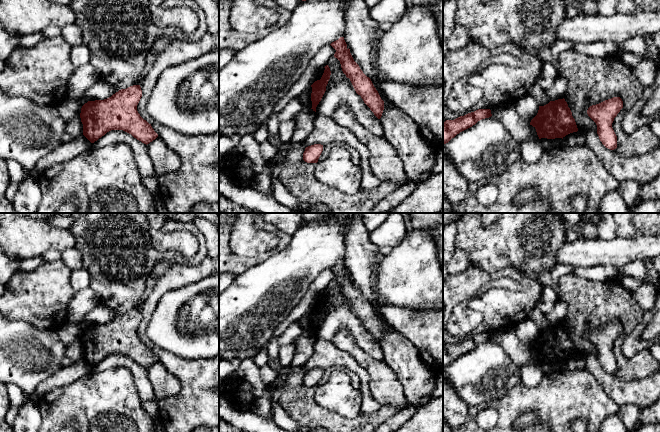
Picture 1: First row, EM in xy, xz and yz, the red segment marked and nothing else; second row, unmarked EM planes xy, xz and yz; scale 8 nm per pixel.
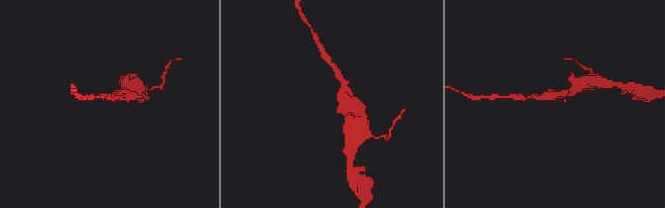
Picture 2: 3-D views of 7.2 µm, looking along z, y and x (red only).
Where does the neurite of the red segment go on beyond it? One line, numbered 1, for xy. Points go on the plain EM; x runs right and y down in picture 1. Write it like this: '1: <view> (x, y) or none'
1: none

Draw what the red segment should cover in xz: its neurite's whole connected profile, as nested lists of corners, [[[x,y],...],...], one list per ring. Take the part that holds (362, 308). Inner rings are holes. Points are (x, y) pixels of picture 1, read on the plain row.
[[[340,261],[330,269],[336,274],[334,281],[340,285],[342,295],[350,303],[356,317],[361,320],[374,339],[380,343],[384,334],[384,325],[371,303],[363,297],[354,285],[344,261]]]

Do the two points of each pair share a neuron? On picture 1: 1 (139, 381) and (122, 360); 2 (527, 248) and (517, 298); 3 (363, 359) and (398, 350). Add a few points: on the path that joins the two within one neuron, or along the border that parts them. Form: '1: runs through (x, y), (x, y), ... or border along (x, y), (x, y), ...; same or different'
1: runs through (139, 375), (128, 363); same
2: border along (499, 269), (512, 265), (524, 277), (536, 281); different
3: border along (383, 360), (393, 371), (397, 379); different

